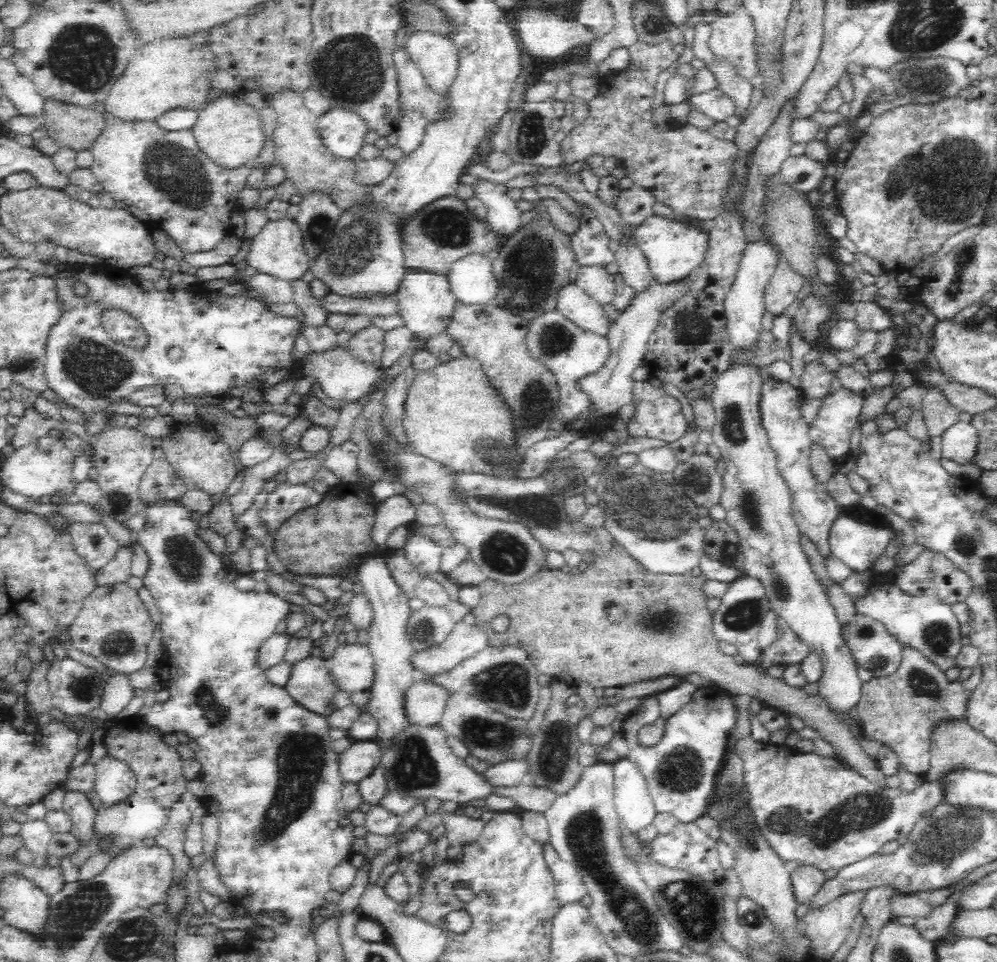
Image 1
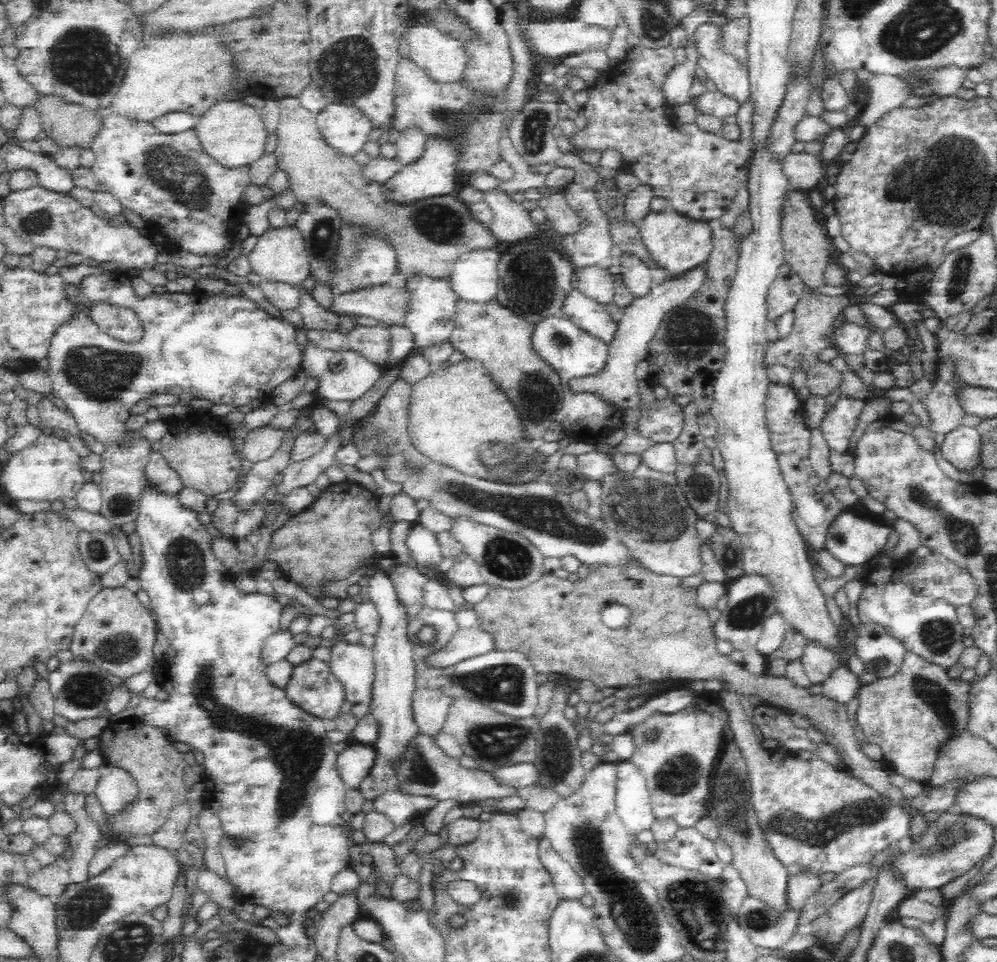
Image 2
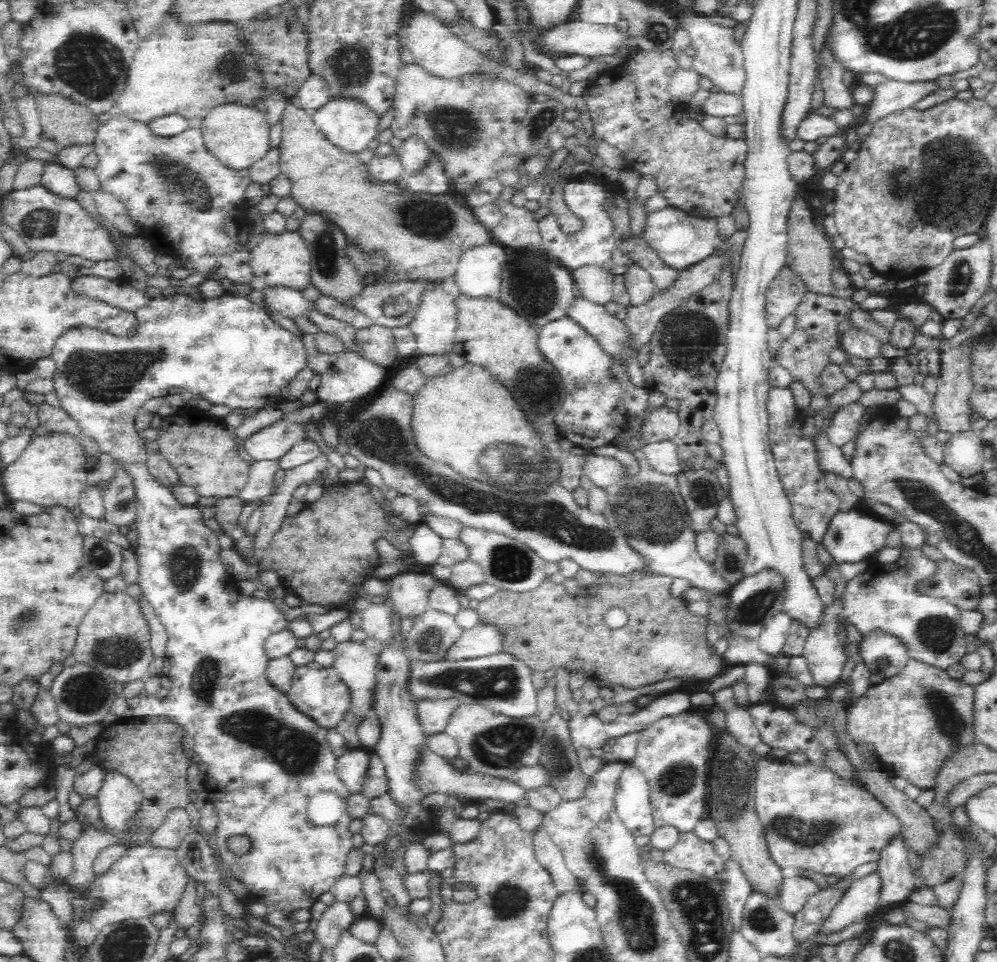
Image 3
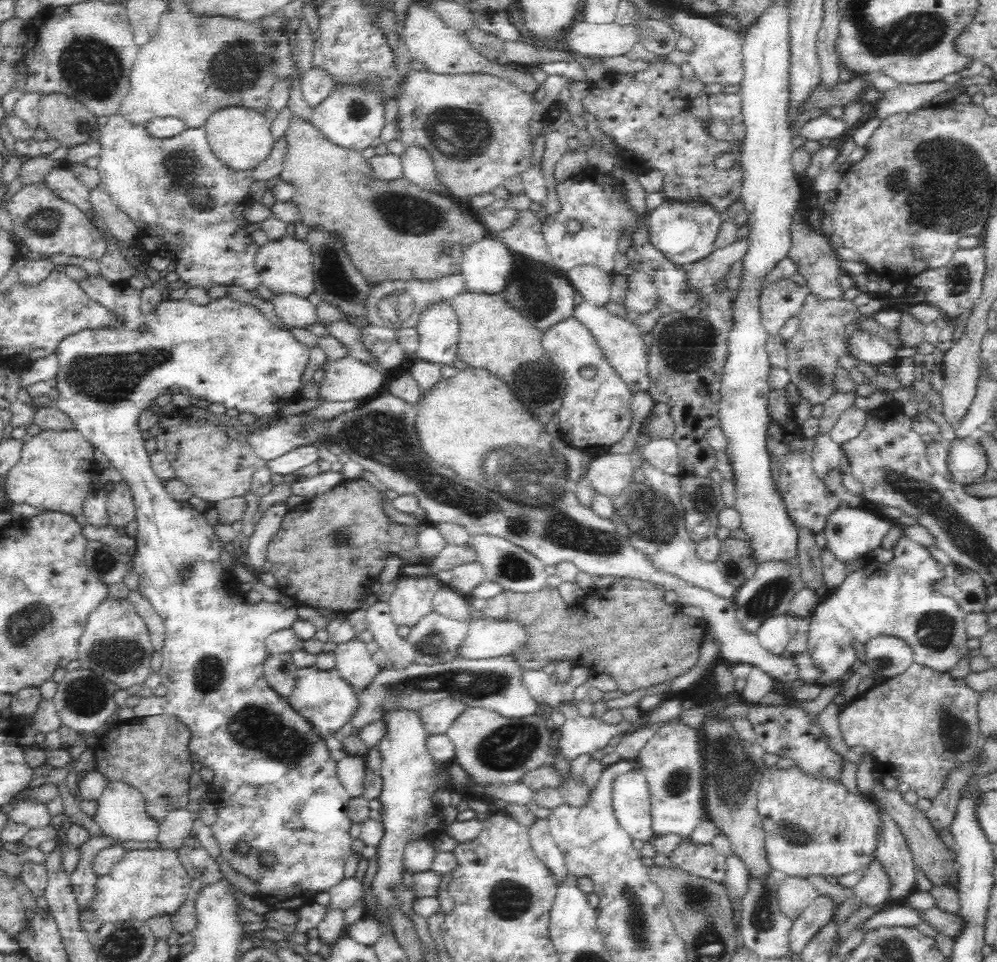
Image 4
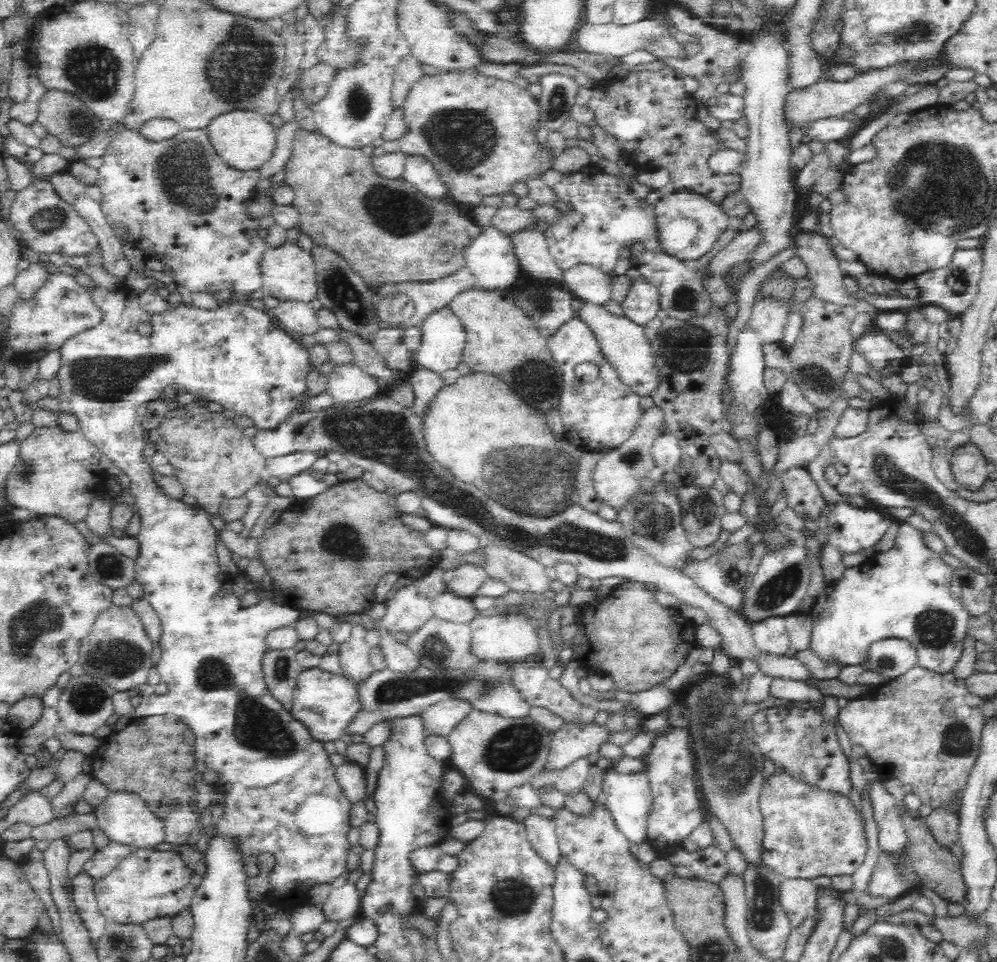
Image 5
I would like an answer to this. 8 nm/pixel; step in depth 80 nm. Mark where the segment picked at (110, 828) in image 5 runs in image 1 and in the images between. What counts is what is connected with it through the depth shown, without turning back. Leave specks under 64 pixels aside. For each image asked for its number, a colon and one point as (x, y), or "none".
1: (115, 780)
2: (116, 787)
3: (118, 796)
4: (120, 813)

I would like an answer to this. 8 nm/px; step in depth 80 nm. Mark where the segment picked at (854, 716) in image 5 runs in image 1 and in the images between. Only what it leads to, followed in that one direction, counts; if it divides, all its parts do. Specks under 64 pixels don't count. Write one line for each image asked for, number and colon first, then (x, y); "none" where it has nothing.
1: (898, 709)
2: (908, 714)
3: (913, 719)
4: (919, 724)

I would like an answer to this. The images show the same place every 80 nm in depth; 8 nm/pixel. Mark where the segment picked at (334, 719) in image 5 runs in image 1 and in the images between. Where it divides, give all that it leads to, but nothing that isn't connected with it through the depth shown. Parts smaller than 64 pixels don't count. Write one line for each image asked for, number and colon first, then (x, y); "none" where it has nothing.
1: (310, 683)
2: (312, 686)
3: (316, 690)
4: (322, 696)

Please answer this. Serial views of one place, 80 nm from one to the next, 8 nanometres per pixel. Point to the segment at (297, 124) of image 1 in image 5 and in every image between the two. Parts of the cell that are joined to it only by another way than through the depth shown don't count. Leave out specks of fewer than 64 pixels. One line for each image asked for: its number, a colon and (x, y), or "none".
2: (430, 236)
3: (424, 236)
4: (395, 229)
5: (389, 231)

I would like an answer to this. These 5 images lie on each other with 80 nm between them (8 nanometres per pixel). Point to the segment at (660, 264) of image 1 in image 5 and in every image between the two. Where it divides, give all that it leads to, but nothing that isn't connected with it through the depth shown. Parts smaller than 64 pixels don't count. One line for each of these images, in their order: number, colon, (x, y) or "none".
2: (675, 243)
3: (680, 240)
4: (684, 233)
5: (687, 224)

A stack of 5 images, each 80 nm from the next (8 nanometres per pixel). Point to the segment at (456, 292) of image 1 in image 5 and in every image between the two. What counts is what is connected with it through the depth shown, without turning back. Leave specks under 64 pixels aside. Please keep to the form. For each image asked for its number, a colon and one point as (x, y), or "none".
2: (474, 277)
3: (477, 274)
4: (484, 267)
5: (492, 263)

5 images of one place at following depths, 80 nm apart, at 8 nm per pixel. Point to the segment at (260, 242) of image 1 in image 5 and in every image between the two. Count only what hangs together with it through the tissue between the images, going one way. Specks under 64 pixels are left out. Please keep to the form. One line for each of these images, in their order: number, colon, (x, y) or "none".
2: (279, 255)
3: (283, 258)
4: (284, 264)
5: (288, 272)

